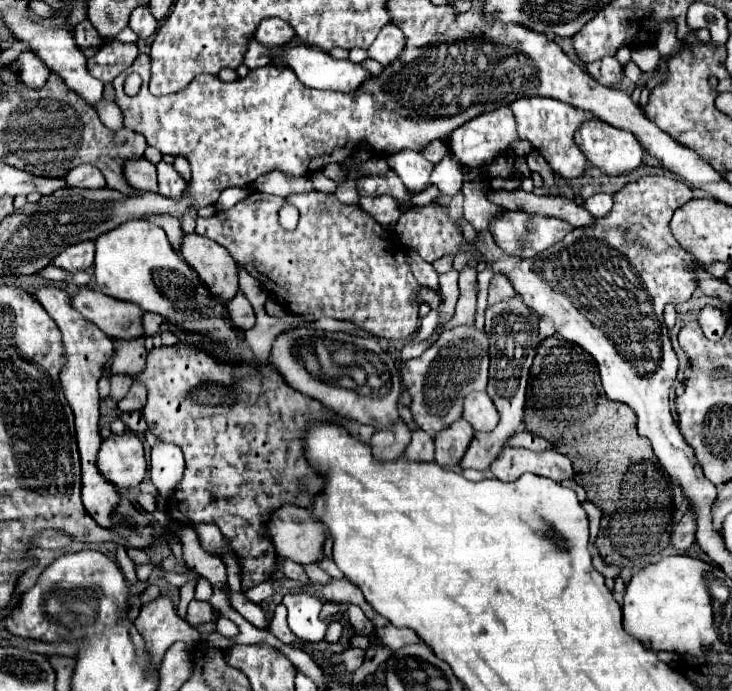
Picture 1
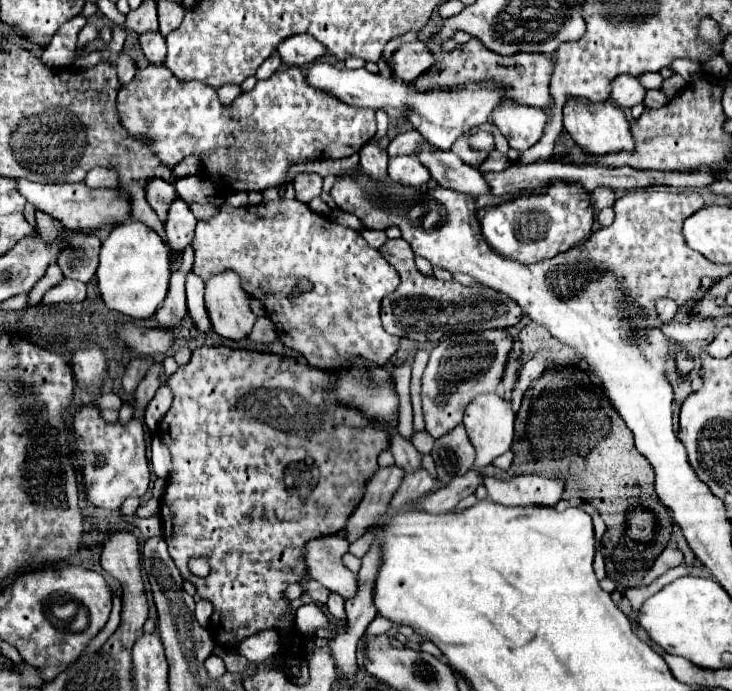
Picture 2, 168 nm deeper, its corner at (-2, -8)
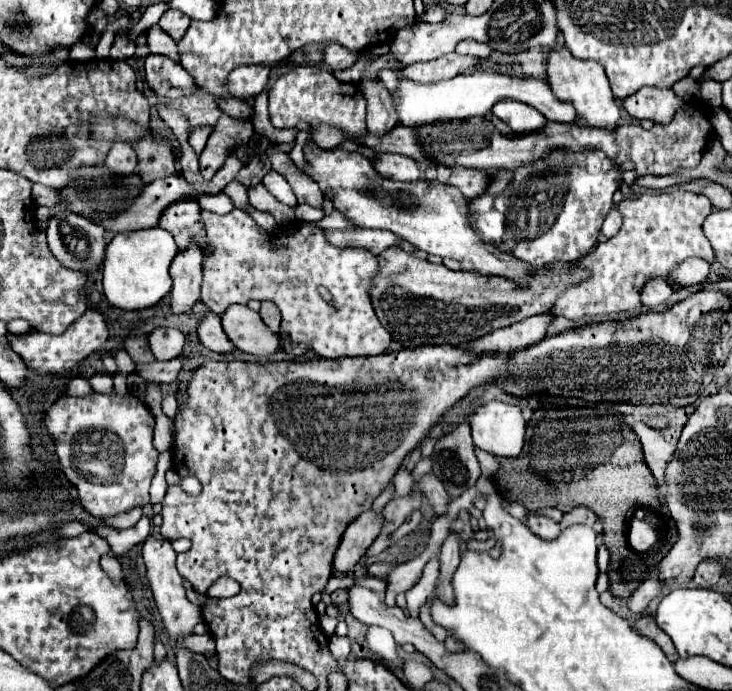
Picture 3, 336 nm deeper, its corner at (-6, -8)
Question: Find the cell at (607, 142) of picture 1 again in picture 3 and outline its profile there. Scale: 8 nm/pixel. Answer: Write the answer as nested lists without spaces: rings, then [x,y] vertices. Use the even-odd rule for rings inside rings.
[[[557,45],[551,49],[549,59],[547,59],[547,81],[559,99],[573,103],[581,119],[579,125],[597,127],[597,129],[617,129],[621,111],[611,93],[607,75],[599,63],[577,59],[571,55],[571,51],[565,45],[563,47]]]

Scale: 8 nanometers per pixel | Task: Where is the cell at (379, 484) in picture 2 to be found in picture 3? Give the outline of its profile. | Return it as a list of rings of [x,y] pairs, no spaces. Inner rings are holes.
[[[365,511],[355,519],[335,551],[333,557],[333,573],[349,573],[365,555],[369,545],[375,541],[383,525],[383,515],[375,515],[373,511]]]

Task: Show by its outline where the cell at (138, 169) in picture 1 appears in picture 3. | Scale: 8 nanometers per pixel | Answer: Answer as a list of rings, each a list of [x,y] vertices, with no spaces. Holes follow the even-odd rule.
[[[197,201],[173,203],[171,207],[167,207],[159,227],[173,235],[179,251],[185,251],[191,243],[197,243],[201,251],[209,247],[201,223],[201,207]]]

